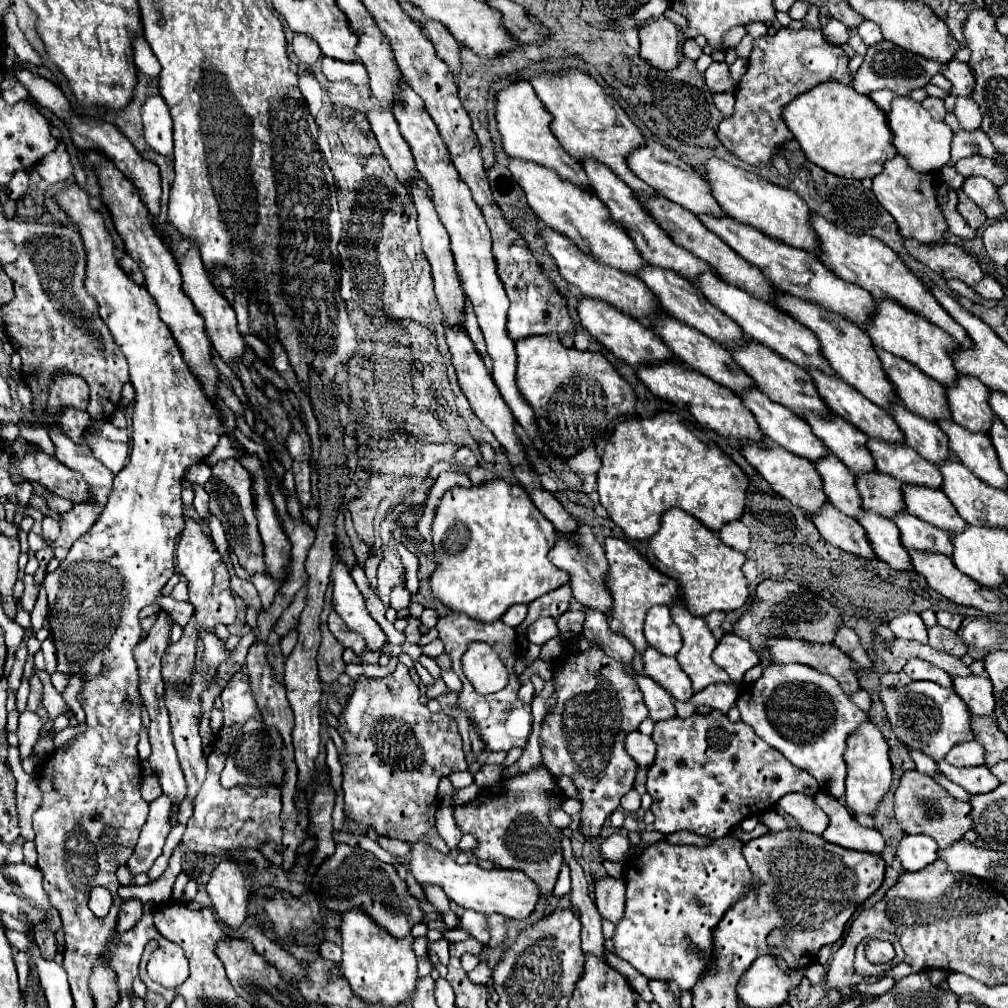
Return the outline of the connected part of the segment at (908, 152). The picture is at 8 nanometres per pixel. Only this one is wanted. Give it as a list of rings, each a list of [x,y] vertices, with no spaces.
[[[897,96],[891,102],[891,110],[887,114],[889,128],[893,132],[893,142],[899,154],[907,158],[907,162],[915,170],[941,170],[949,162],[951,152],[951,140],[953,132],[945,122],[935,122],[931,114],[921,106],[921,102],[915,102],[909,96]]]

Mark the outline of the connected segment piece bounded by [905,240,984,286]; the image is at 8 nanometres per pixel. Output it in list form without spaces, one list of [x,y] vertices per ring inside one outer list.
[[[905,240],[905,250],[913,258],[923,262],[925,266],[935,270],[937,274],[941,274],[945,280],[957,278],[957,280],[965,282],[967,286],[975,286],[984,276],[978,261],[958,246],[951,246],[951,244],[925,246],[915,240]]]

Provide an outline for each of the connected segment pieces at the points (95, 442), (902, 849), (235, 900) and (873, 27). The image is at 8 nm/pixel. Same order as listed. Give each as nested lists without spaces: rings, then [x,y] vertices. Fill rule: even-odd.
[[[87,436],[89,438],[89,446],[93,450],[93,456],[97,456],[111,472],[115,470],[123,470],[127,464],[127,454],[129,454],[129,446],[123,442],[109,442],[97,436]]]
[[[921,834],[921,836],[903,836],[897,846],[897,856],[905,870],[917,872],[925,868],[927,864],[937,860],[937,844],[933,838]]]
[[[221,860],[211,872],[207,894],[221,922],[231,928],[239,928],[245,922],[249,906],[249,884],[239,862]]]
[[[863,20],[861,26],[857,28],[857,32],[859,32],[859,36],[863,38],[863,42],[869,44],[869,46],[871,46],[871,44],[877,44],[877,42],[883,40],[881,28],[879,28],[875,22],[871,22],[871,20]]]

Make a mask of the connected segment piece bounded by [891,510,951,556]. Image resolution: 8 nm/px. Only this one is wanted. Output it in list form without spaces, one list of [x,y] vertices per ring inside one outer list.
[[[897,512],[891,516],[891,520],[901,530],[901,542],[905,548],[913,550],[933,550],[951,554],[951,540],[945,530],[939,530],[937,526],[931,526],[929,522],[923,522],[921,518],[909,514],[909,512]]]

